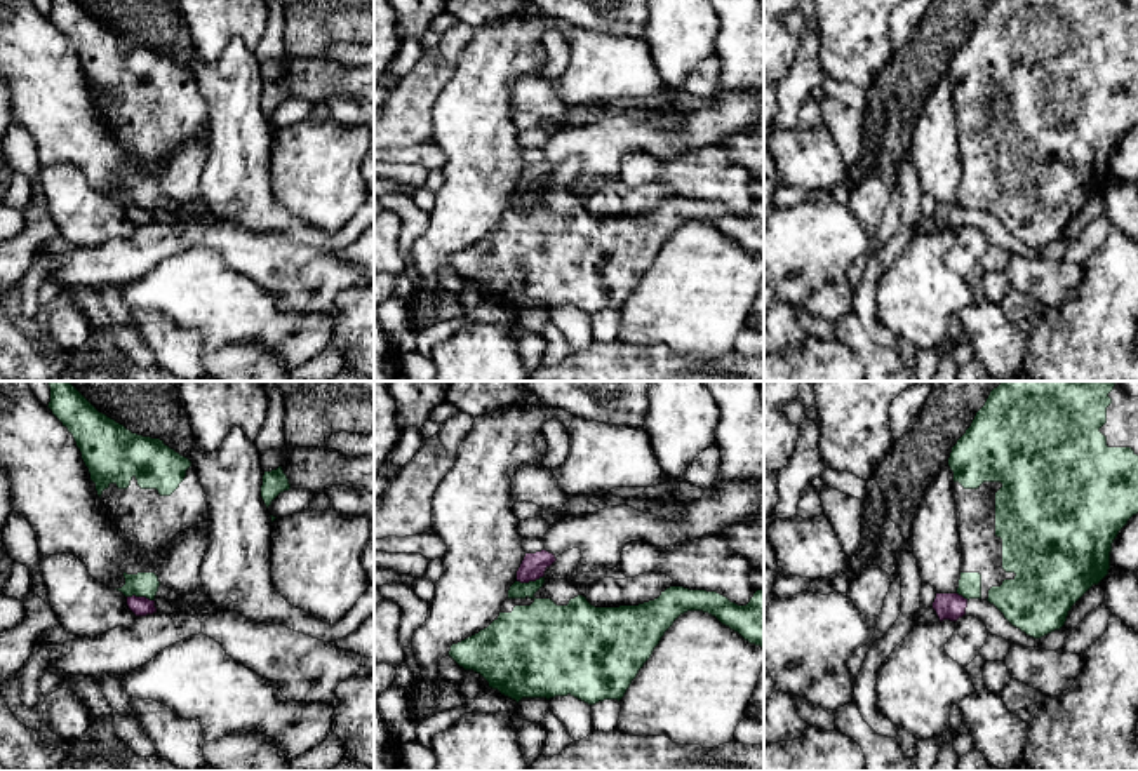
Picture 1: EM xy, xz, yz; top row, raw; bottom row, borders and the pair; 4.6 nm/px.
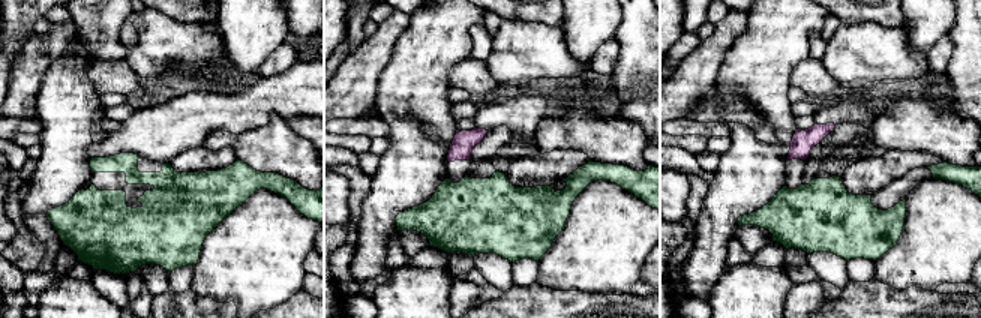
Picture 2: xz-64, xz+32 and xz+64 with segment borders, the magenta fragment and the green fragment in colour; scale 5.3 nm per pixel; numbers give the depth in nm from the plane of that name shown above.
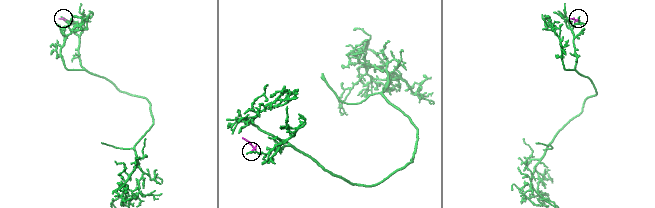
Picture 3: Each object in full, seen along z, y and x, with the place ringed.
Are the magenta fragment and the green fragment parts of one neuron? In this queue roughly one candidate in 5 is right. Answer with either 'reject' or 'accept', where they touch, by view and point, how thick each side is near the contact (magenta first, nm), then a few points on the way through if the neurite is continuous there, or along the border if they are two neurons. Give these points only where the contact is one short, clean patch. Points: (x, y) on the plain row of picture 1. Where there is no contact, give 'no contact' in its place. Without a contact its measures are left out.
reject; contact xy (141, 207); calibres 90 and 110 nm; border xy (127, 206), (145, 206), (153, 211)

